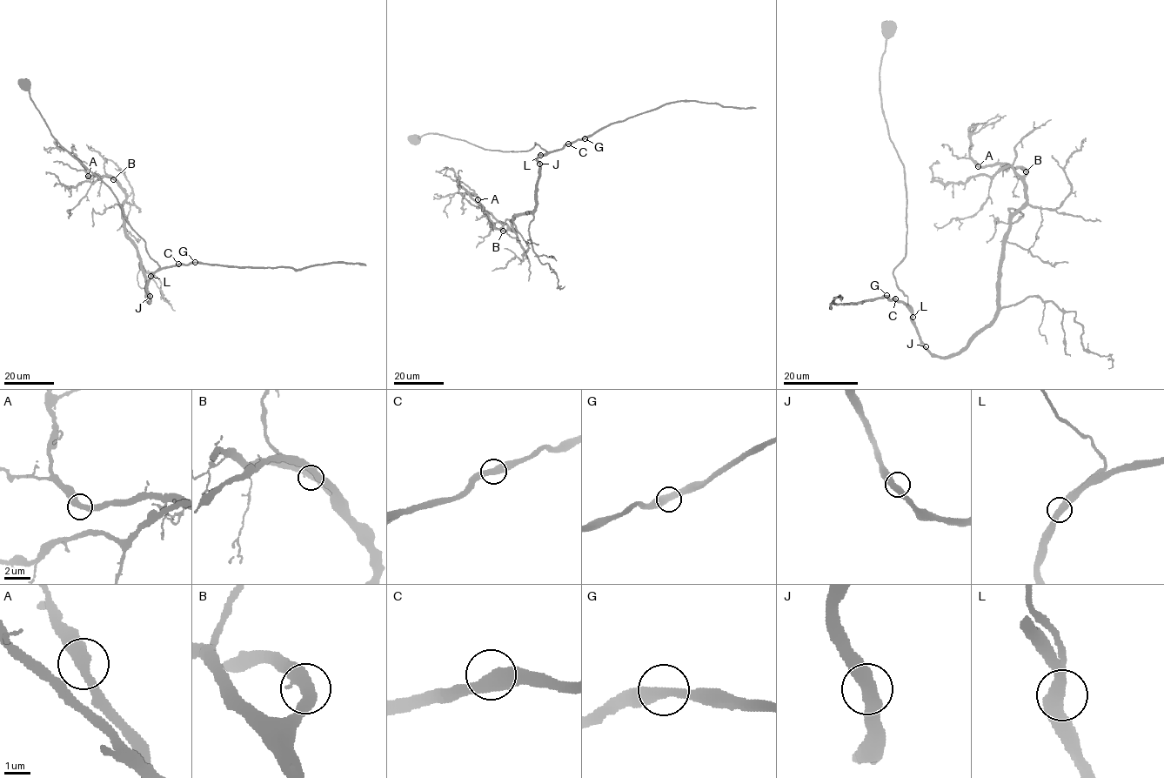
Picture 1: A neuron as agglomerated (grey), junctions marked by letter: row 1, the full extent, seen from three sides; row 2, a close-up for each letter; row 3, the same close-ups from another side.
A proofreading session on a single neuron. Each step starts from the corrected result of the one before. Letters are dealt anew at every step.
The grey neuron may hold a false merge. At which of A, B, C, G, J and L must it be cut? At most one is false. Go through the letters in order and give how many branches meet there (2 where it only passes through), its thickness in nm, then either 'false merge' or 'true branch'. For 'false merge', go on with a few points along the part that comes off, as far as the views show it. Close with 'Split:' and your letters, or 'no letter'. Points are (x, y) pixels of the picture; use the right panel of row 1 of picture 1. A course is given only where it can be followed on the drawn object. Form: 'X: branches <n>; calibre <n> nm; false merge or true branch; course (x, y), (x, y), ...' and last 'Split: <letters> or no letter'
A: branches 2; calibre 480 nm; true branch
B: branches 2; calibre 500 nm; true branch
C: branches 2; calibre 500 nm; true branch
G: branches 2; calibre 480 nm; true branch
J: branches 2; calibre 480 nm; true branch
L: branches 2; calibre 500 nm; true branch
Split: no letter

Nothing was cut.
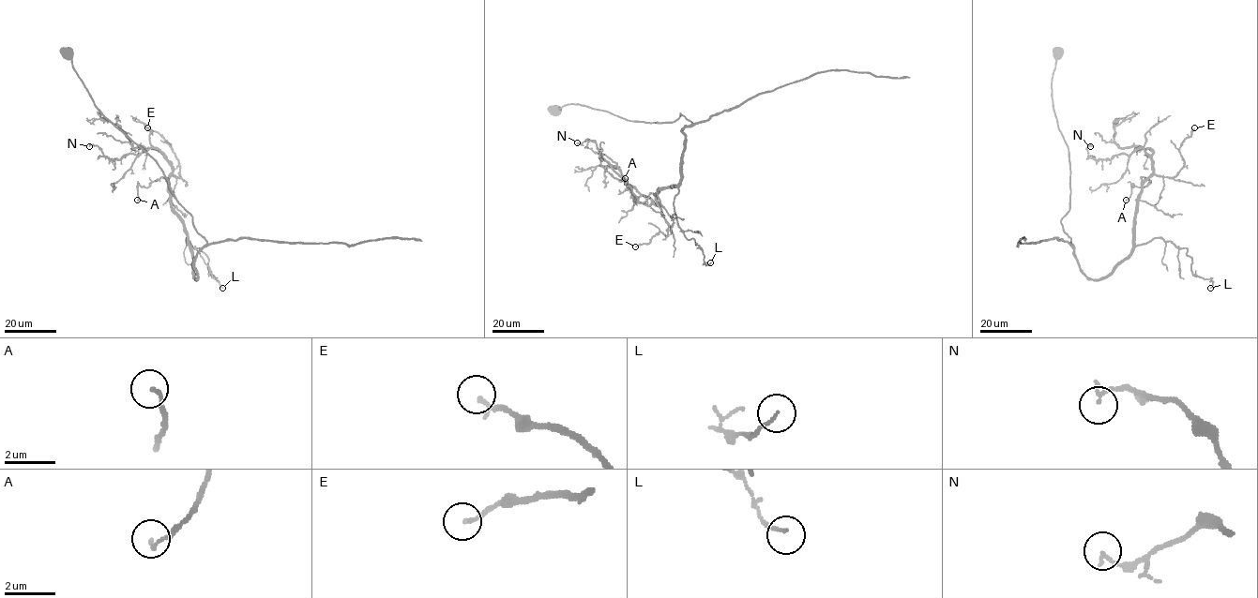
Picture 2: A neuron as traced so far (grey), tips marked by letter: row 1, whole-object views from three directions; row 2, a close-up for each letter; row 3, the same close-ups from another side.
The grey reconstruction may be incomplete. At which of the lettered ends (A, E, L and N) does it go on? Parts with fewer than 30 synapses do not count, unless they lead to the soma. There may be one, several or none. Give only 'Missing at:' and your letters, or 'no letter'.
Missing at: no letter

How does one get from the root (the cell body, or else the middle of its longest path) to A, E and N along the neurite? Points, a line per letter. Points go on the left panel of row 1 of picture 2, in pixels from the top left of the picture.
A: (67, 52), (95, 107), (156, 161), (205, 238), (196, 279), (168, 182), (138, 185), (137, 200)
E: (67, 52), (95, 107), (156, 161), (205, 238), (196, 279), (170, 196), (178, 159), (147, 127)
N: (67, 52), (95, 107), (156, 161), (205, 238), (196, 279), (172, 163), (154, 148), (110, 159), (89, 146)

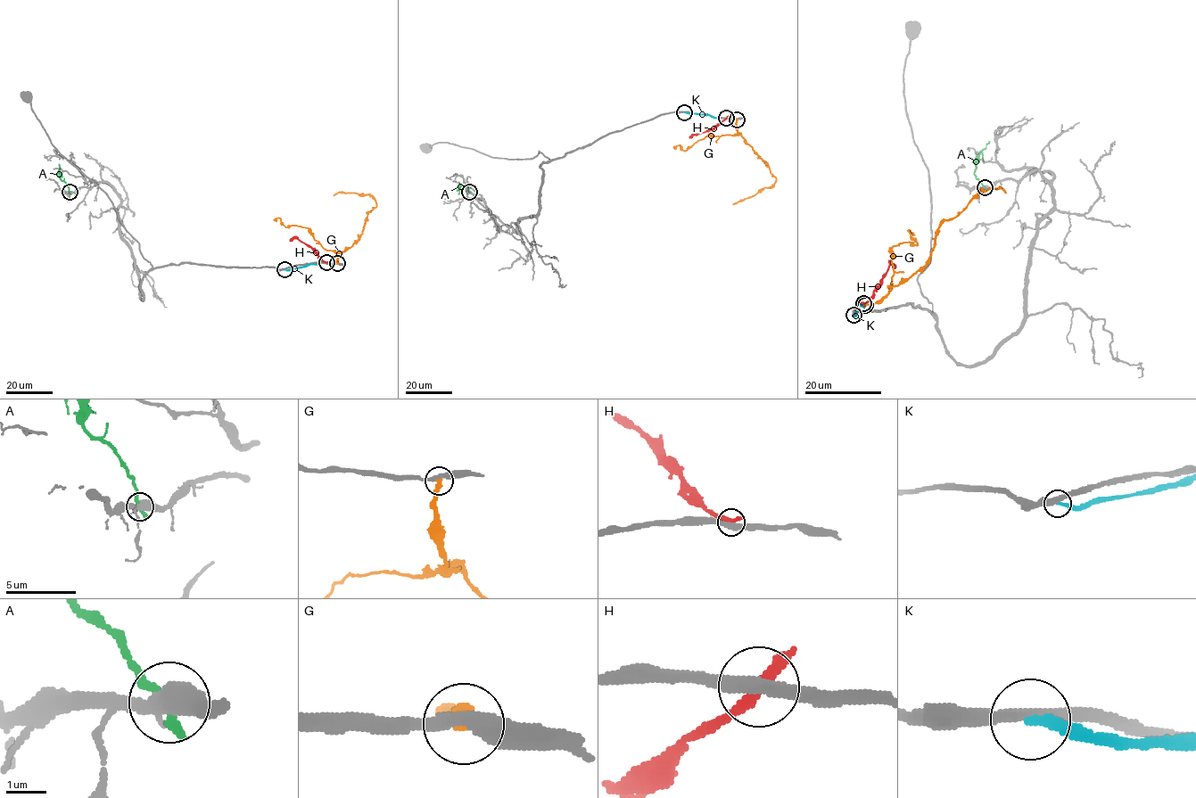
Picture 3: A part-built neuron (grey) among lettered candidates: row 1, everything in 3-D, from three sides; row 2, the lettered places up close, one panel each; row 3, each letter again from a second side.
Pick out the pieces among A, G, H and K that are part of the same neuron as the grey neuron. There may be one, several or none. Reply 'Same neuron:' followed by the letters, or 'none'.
Same neuron: none

